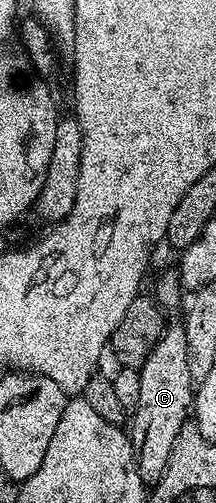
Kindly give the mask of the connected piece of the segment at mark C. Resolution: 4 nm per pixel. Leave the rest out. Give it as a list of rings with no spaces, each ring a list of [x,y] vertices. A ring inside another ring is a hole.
[[[176,321],[163,330],[152,353],[142,362],[140,375],[140,399],[128,423],[130,444],[136,457],[136,465],[143,483],[153,485],[160,481],[172,453],[172,445],[182,427],[187,426],[192,415],[196,384],[188,373],[188,341],[184,337],[182,323]]]

